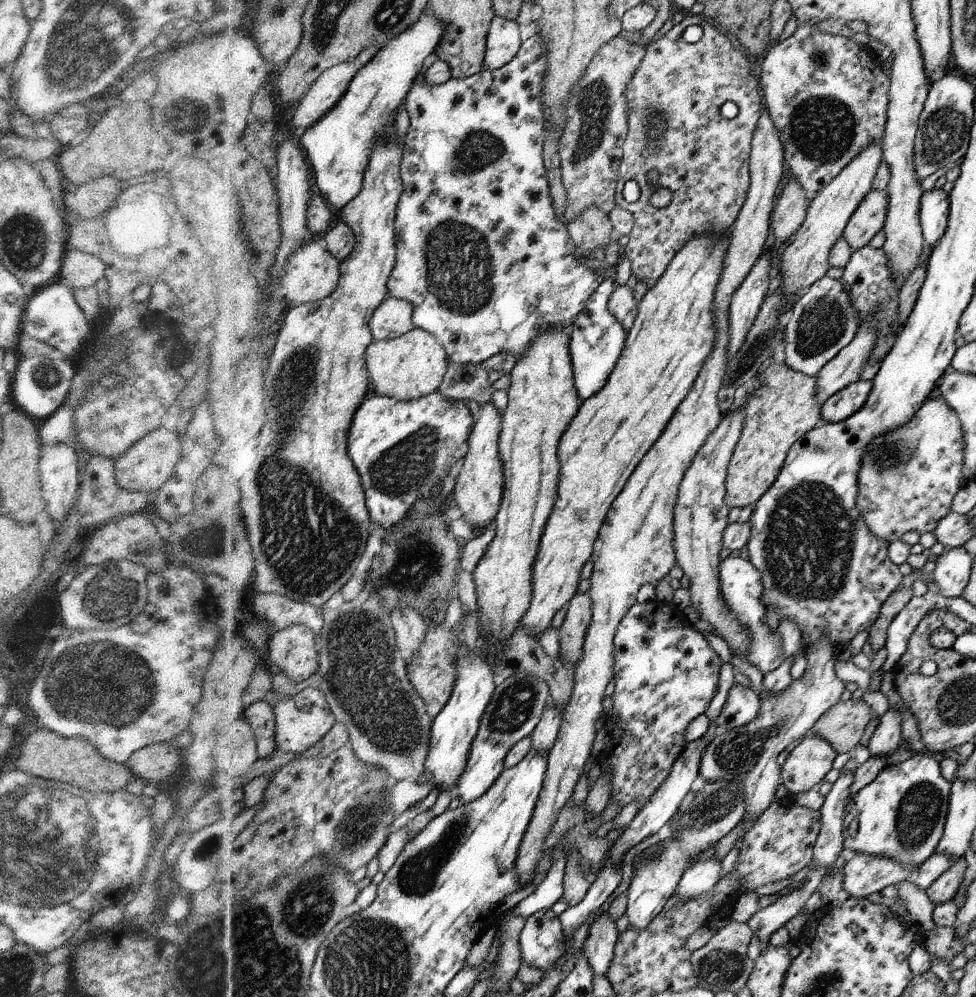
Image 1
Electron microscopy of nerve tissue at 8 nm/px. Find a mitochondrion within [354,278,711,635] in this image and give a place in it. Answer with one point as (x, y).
(418, 566)

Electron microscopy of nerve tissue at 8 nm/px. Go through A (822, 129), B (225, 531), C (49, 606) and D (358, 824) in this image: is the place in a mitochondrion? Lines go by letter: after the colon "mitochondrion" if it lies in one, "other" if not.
A: mitochondrion
B: mitochondrion
C: other
D: mitochondrion

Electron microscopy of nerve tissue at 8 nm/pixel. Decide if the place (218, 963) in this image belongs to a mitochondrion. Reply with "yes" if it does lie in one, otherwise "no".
yes

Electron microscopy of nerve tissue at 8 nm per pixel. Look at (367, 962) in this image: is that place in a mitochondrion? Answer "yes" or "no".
yes

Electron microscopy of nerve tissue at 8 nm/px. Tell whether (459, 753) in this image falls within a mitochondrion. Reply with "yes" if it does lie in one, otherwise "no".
no

